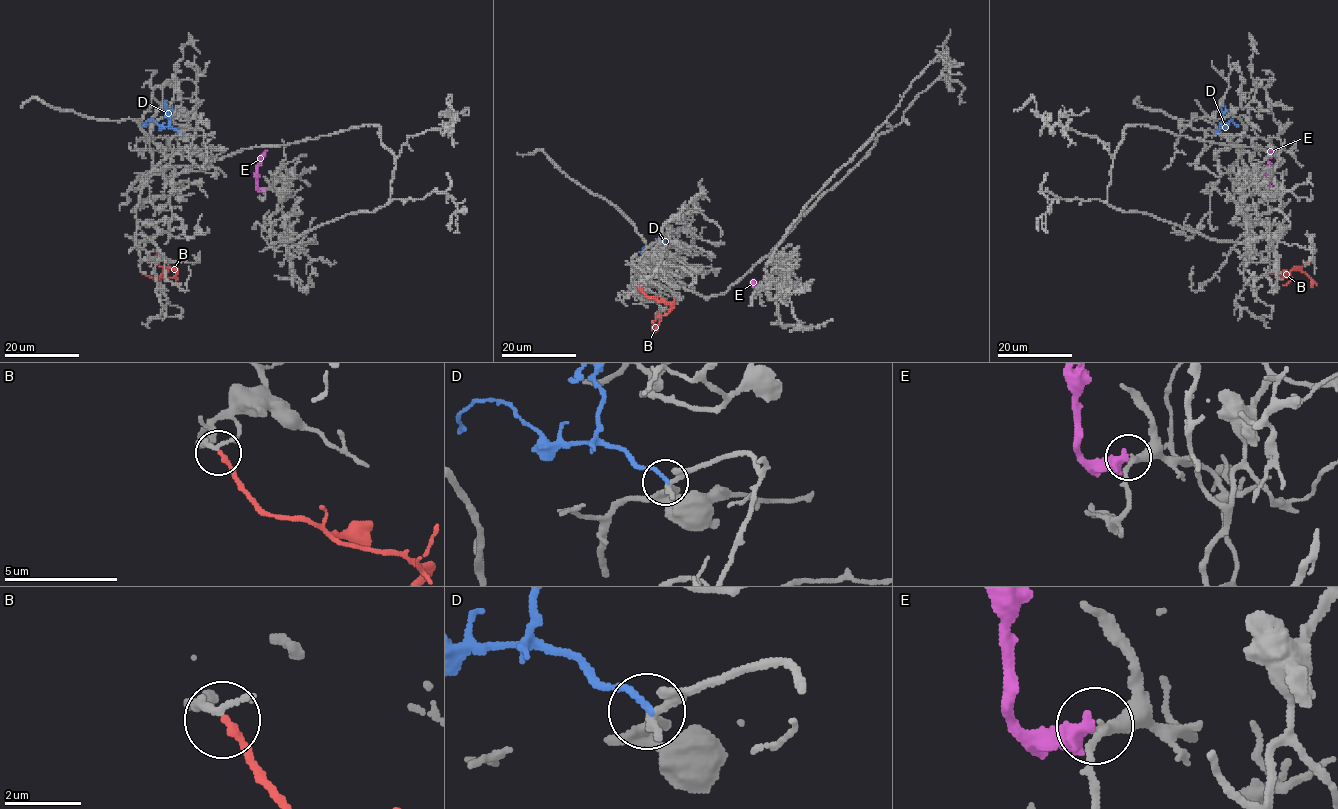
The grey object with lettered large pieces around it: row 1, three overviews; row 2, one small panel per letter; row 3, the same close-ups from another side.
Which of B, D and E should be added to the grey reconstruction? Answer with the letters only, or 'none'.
B

